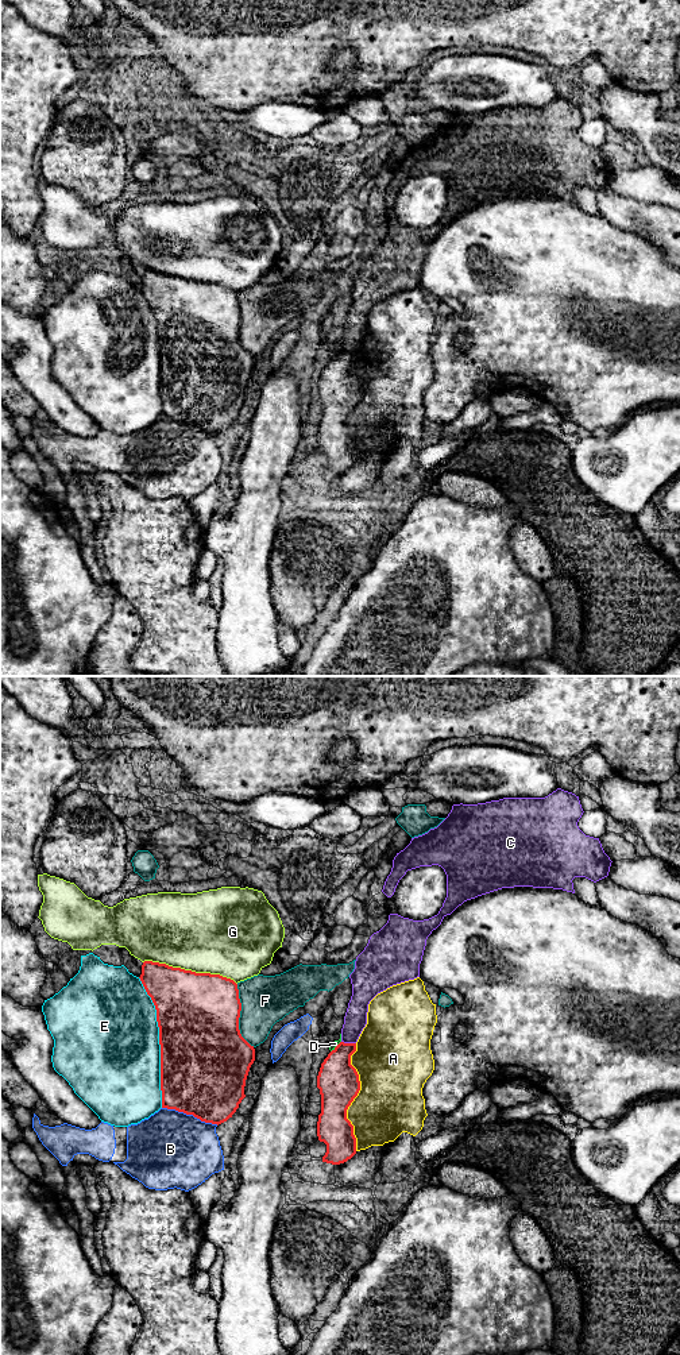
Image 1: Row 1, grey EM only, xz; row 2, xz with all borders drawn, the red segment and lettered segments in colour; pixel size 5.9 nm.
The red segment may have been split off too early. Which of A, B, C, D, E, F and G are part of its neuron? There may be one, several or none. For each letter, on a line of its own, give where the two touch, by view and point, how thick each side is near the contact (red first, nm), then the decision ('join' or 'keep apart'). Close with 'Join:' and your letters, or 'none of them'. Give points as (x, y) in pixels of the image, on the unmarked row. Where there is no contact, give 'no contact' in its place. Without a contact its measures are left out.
A: contact xz (355, 405); calibres 240 and 400 nm; keep apart
B: contact xz (190, 423); calibres 500 and 460 nm; keep apart
C: contact xz (348, 352); calibres 240 and 140 nm; keep apart
D: contact xz (336, 355); calibres 240 and 40 nm; keep apart
E: contact xz (159, 351); calibres 500 and 500 nm; keep apart
F: contact xz (239, 325); calibres 480 and 280 nm; keep apart
G: contact xz (190, 280); calibres 460 and 480 nm; keep apart
Join: none of them

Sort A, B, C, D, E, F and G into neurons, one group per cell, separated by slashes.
A / B / C / D / E / F / G

